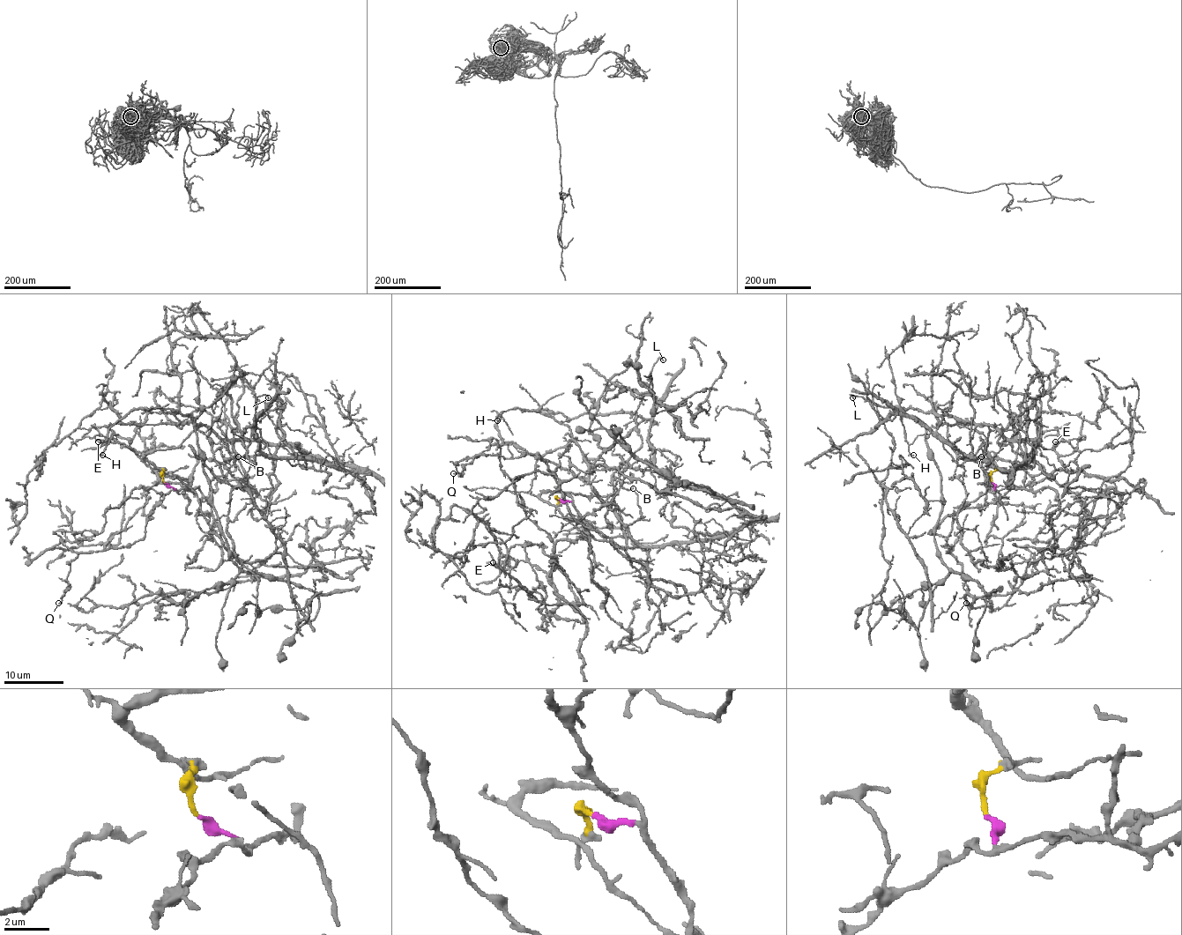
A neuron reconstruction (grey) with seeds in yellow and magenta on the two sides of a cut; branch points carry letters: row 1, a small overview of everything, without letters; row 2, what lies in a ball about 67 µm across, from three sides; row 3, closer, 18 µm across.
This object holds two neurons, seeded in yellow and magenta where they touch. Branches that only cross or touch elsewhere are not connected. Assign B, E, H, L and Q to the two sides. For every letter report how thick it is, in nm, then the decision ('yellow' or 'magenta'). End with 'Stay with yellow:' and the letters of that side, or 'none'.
B: 150 nm thick; yellow
E: 180 nm thick; magenta
H: 180 nm thick; yellow
L: 130 nm thick; yellow
Q: 150 nm thick; magenta
Stay with yellow: B, H, L

